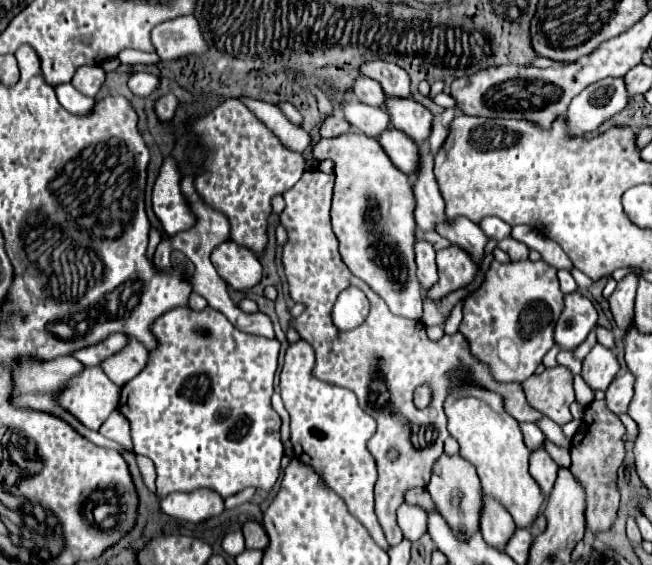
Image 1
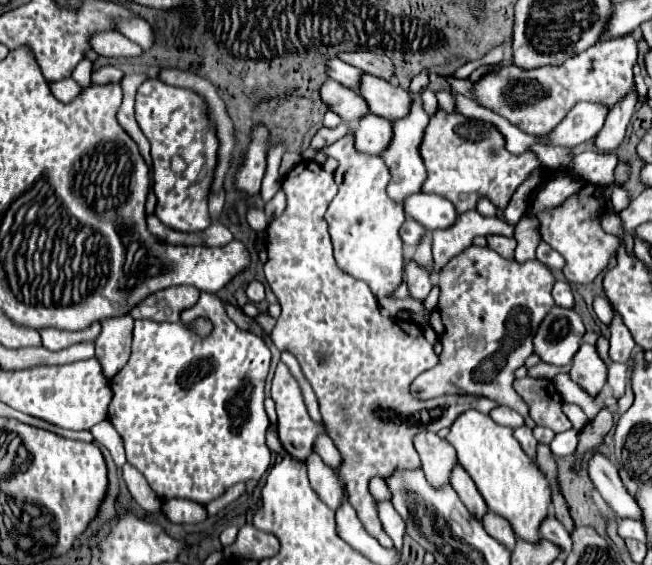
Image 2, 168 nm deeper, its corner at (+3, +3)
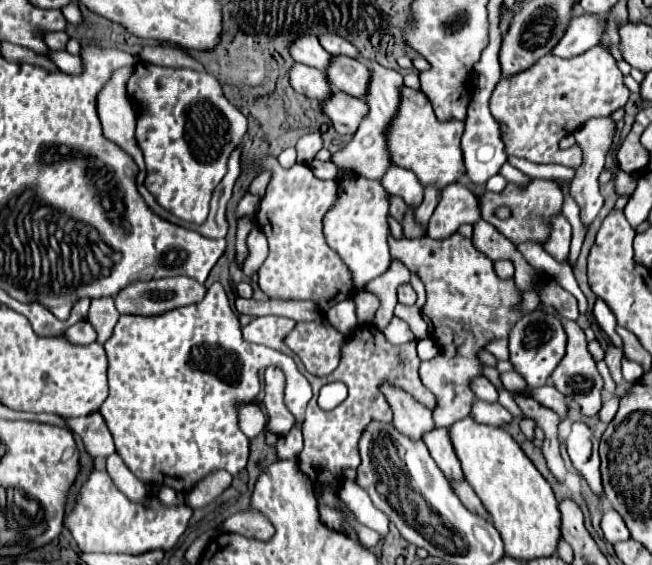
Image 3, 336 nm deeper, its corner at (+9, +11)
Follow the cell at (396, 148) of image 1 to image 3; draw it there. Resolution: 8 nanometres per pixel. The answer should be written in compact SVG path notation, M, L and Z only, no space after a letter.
M331 92L325 102L321 102L321 112L331 120L331 126L341 134L355 134L359 122L367 114L367 104L361 98L347 96L345 92Z

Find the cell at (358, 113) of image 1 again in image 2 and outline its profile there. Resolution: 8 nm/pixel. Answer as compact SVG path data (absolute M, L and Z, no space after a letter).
M327 80L323 84L321 100L347 124L357 122L361 120L361 116L369 114L369 106L365 104L365 100L361 100L361 94L337 84L335 80Z

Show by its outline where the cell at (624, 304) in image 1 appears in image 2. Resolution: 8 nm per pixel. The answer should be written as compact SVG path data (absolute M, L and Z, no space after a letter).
M613 310L613 320L609 324L609 330L611 330L611 350L609 350L609 356L615 360L615 362L629 362L633 352L635 352L635 340L629 332L629 328L625 328L623 320L621 320L621 314L617 310Z

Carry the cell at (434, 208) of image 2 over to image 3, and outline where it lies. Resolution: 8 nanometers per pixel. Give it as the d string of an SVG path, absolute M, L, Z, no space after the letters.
M391 164L389 172L383 174L381 182L389 194L401 196L405 200L405 204L409 204L409 206L419 206L423 202L423 186L415 178L415 174L407 172L407 168L399 168L399 166Z

